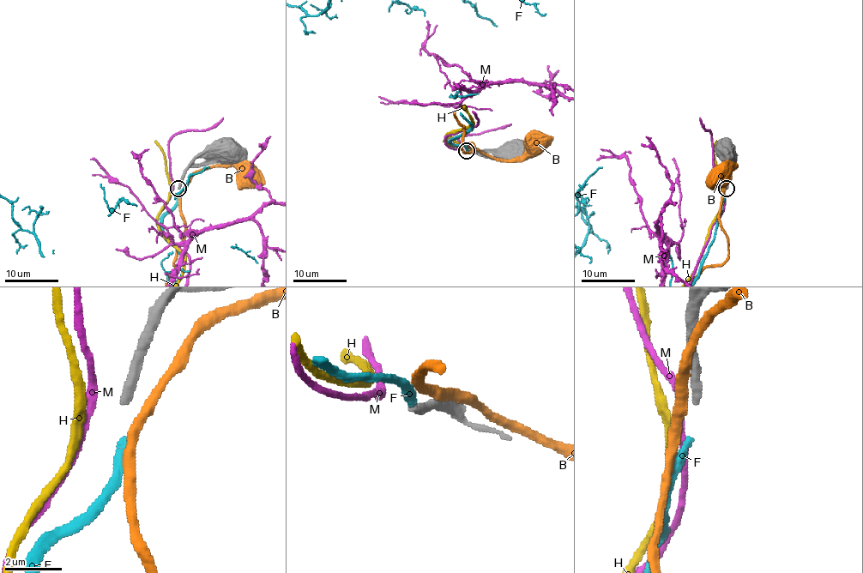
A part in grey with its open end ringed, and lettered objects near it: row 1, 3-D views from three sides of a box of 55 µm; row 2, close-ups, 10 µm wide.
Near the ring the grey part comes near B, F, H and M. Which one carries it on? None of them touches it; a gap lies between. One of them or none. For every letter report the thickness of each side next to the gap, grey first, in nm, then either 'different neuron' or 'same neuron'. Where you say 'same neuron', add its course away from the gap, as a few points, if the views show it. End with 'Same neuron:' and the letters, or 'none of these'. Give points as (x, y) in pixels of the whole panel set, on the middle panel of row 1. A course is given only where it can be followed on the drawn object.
B: 320/360 nm | different neuron
F: 320/280 nm | same neuron
H: 320/300 nm | different neuron
M: 320/300 nm | different neuron
Same neuron: F

